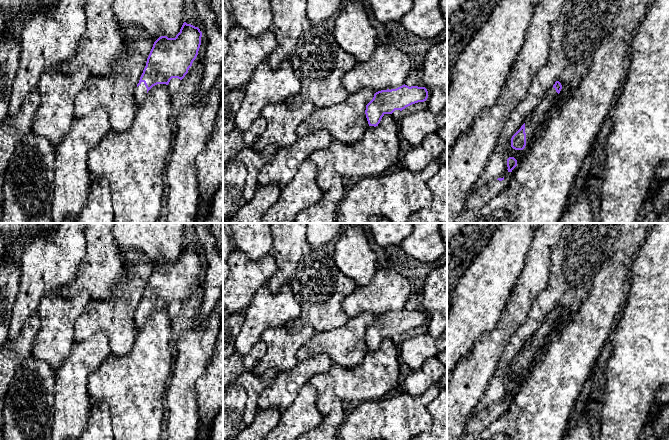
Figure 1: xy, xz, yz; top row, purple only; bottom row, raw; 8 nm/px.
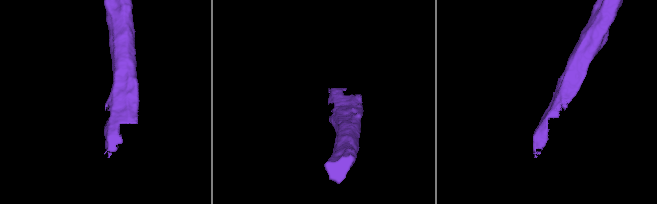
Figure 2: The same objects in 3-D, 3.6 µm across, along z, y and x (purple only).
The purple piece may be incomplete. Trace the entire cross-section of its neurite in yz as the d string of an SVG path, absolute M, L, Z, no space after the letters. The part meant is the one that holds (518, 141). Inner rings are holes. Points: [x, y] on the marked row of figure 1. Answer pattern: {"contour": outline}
{"contour": "M556 81L552 88L550 88L538 103L533 112L526 118L525 123L512 136L511 147L515 150L523 150L528 142L529 137L536 129L536 127L544 120L548 110L551 108L554 100L562 89L559 81Z"}

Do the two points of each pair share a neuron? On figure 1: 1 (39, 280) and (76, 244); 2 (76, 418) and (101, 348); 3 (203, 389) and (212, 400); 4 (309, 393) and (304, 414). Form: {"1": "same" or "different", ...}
{"1": "same", "2": "same", "3": "same", "4": "same"}

